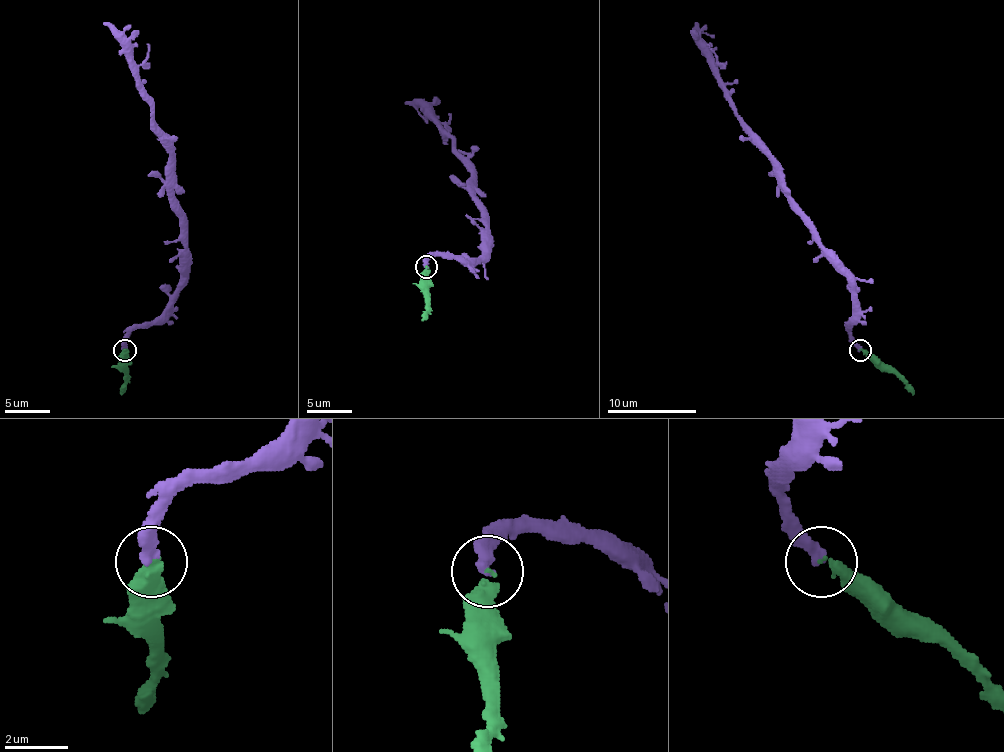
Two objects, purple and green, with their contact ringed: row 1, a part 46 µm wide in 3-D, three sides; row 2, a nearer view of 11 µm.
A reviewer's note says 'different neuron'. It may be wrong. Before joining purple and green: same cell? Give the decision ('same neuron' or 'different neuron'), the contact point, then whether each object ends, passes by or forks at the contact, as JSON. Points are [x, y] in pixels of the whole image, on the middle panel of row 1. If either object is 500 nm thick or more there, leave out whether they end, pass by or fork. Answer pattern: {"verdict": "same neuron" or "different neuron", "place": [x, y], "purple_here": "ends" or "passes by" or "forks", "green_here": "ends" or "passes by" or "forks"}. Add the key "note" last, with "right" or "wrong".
{"verdict": "same neuron", "place": [426, 267], "purple_here": "ends", "green_here": "ends", "note": "wrong"}

